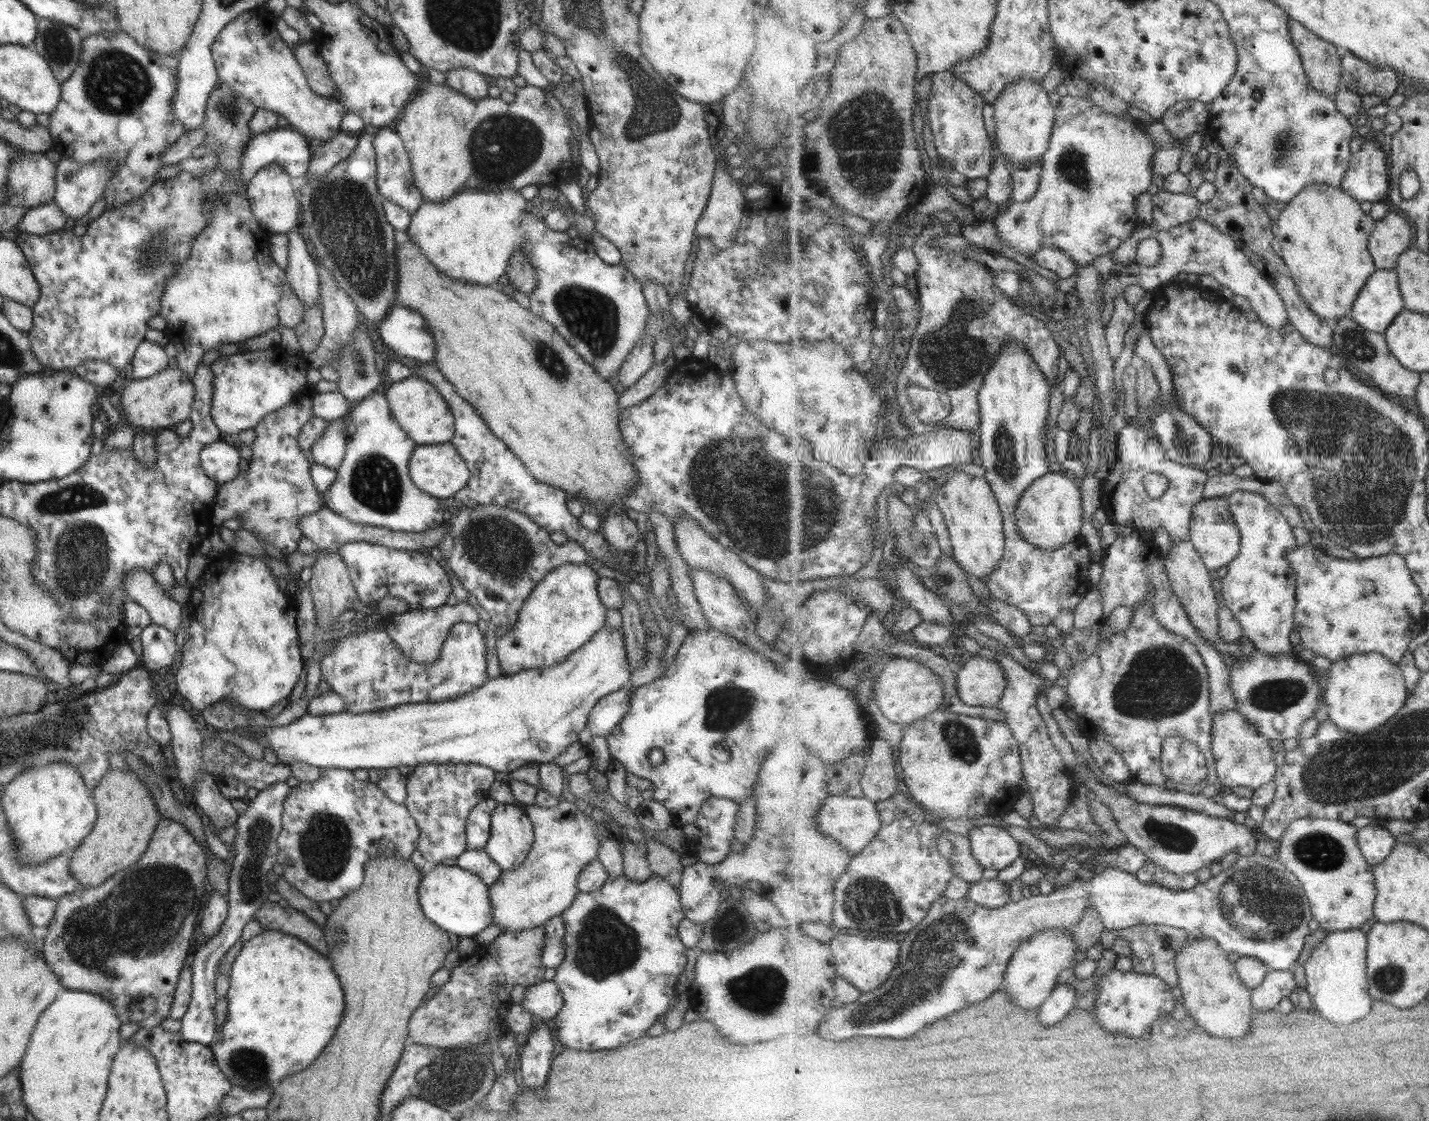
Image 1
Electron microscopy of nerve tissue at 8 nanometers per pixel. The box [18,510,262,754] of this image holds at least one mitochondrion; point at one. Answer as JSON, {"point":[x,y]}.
{"point":[82,555]}

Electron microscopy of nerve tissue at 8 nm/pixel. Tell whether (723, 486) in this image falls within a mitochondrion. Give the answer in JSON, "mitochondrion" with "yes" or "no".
{"mitochondrion":"yes"}

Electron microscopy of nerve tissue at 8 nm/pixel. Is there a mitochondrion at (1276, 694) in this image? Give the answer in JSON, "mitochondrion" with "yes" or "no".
{"mitochondrion":"yes"}

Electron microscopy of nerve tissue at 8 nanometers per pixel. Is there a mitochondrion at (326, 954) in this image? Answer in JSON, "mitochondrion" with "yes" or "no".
{"mitochondrion":"no"}

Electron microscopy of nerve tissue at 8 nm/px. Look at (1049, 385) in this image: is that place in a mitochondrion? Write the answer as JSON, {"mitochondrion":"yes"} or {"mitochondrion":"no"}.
{"mitochondrion":"no"}

